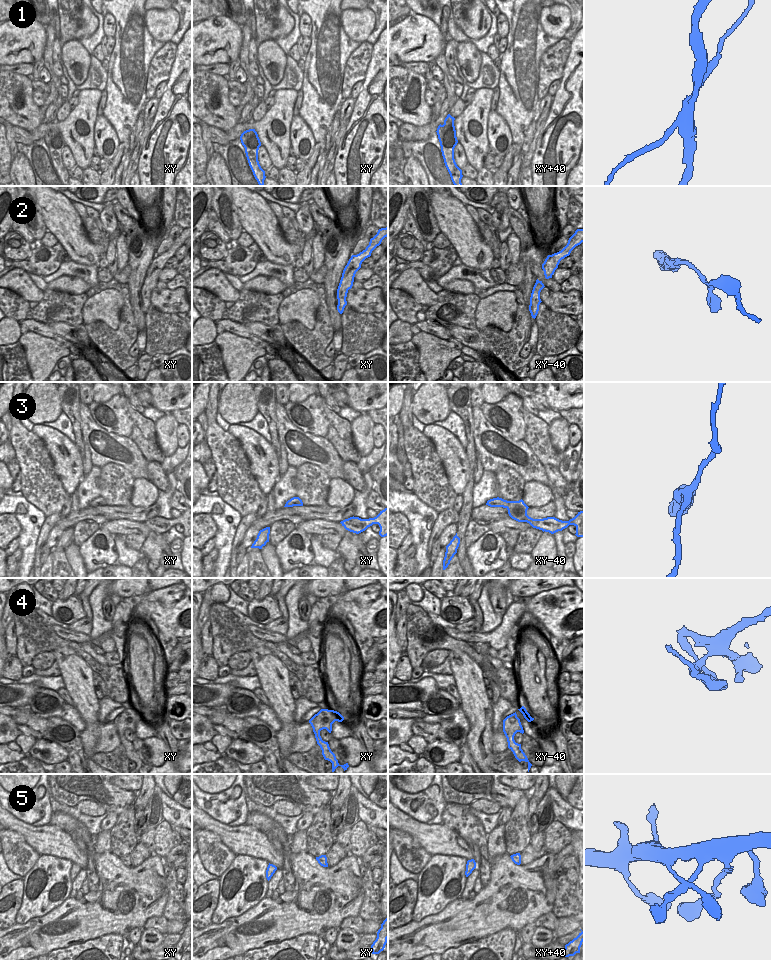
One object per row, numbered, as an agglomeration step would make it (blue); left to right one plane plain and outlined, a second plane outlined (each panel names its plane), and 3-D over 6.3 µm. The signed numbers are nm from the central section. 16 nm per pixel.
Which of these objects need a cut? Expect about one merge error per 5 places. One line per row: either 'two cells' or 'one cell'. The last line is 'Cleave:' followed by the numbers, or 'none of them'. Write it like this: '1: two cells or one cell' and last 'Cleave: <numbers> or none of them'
1: two cells
2: one cell
3: one cell
4: one cell
5: one cell
Cleave: 1

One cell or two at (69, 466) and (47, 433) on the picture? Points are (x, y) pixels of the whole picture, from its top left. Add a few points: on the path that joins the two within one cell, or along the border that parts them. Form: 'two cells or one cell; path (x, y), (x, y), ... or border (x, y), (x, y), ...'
one cell; path (65, 458), (59, 452), (55, 441)

